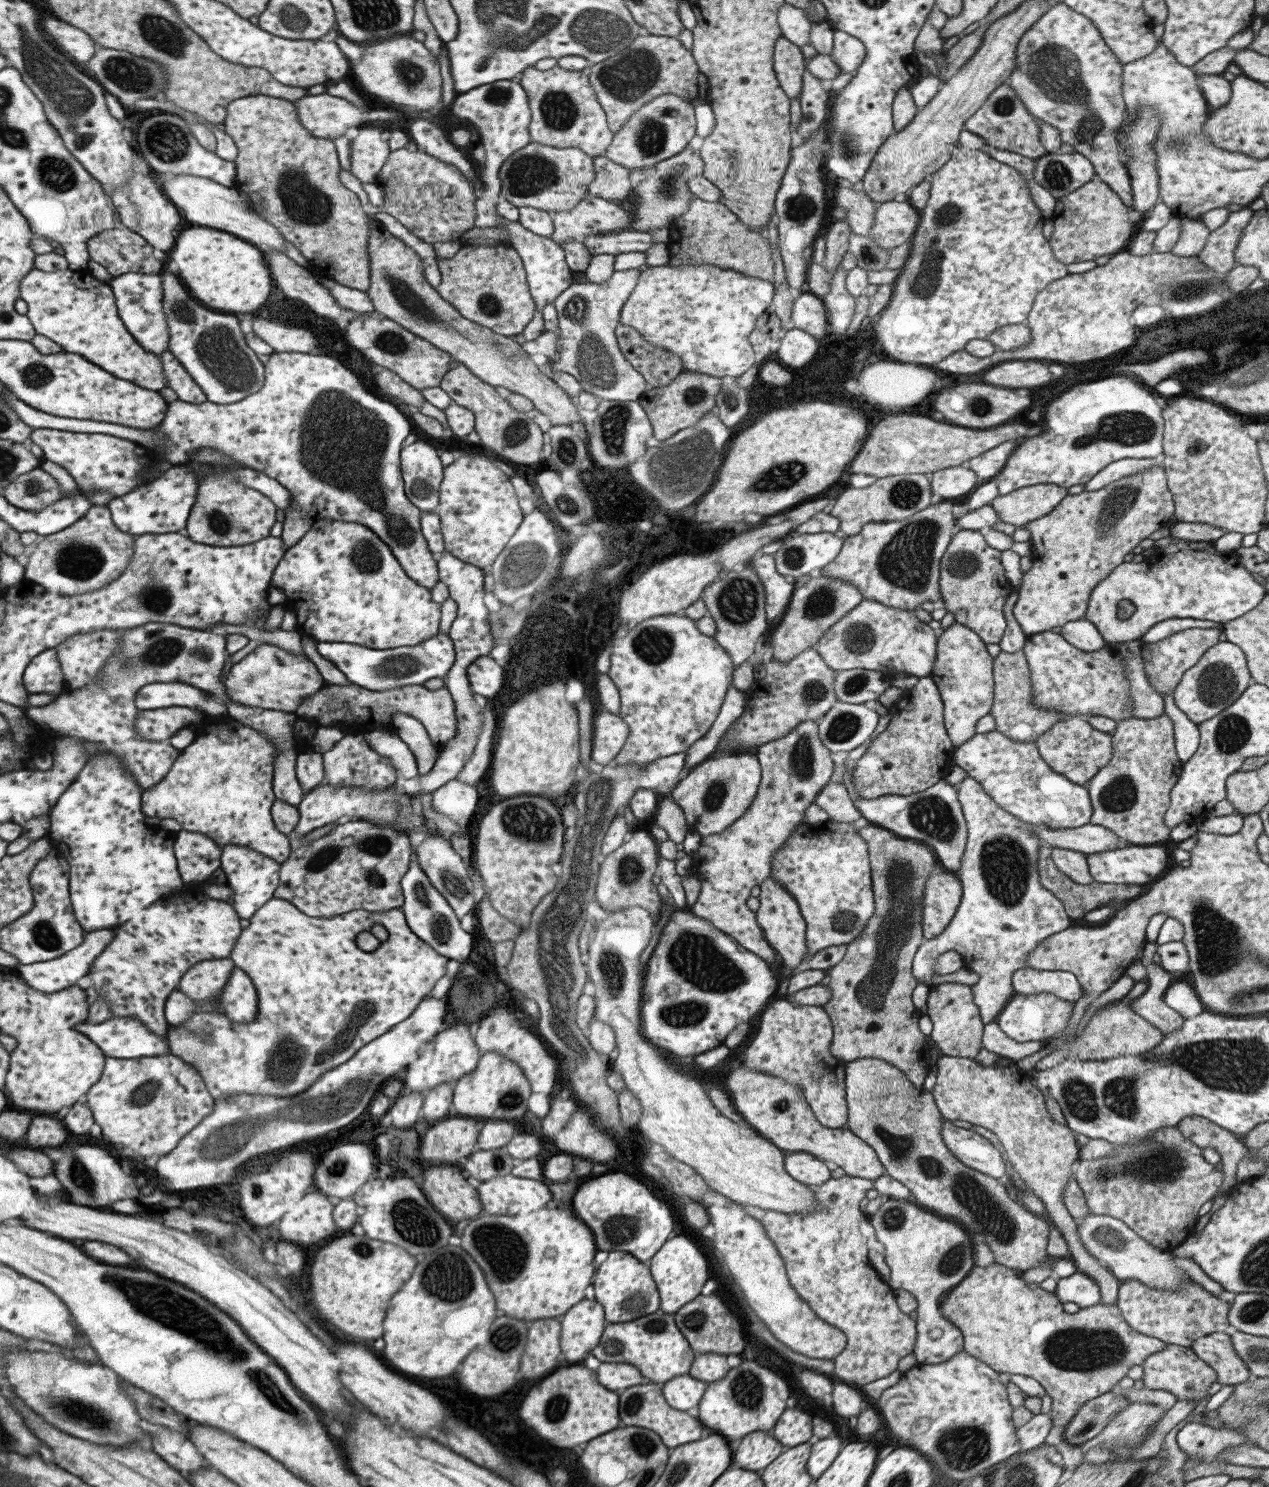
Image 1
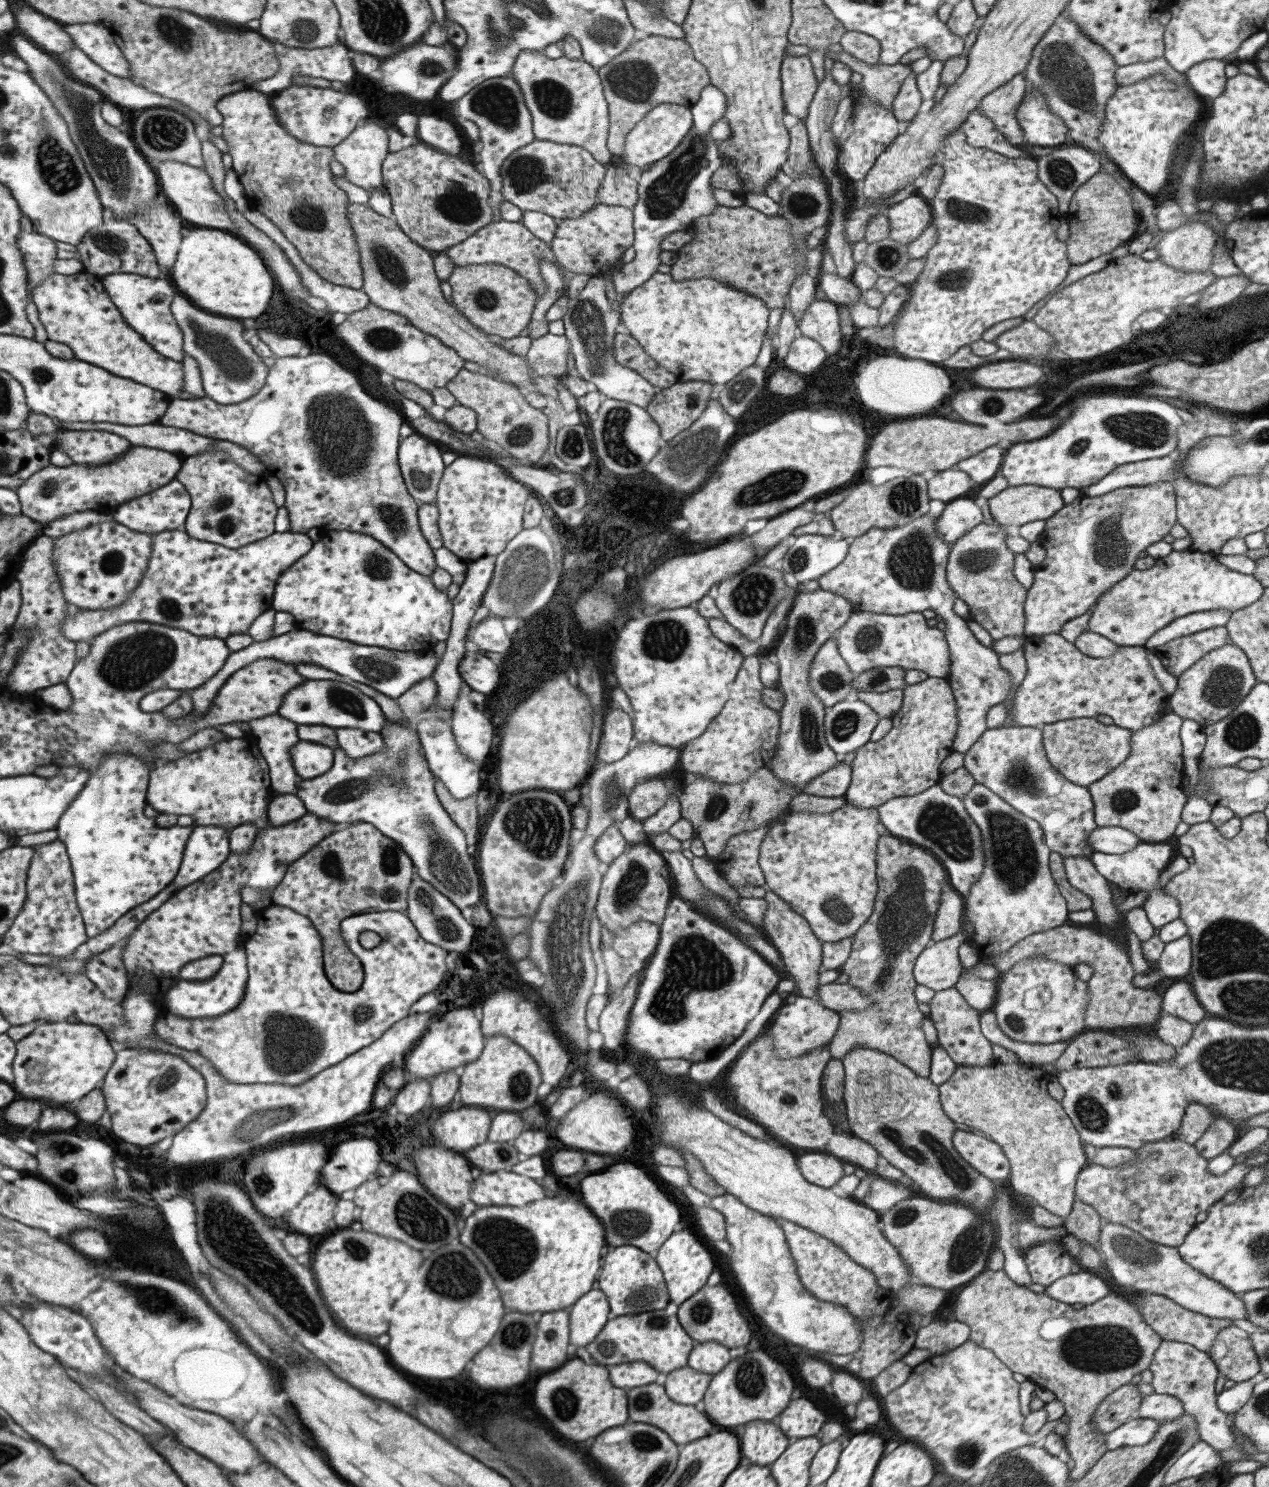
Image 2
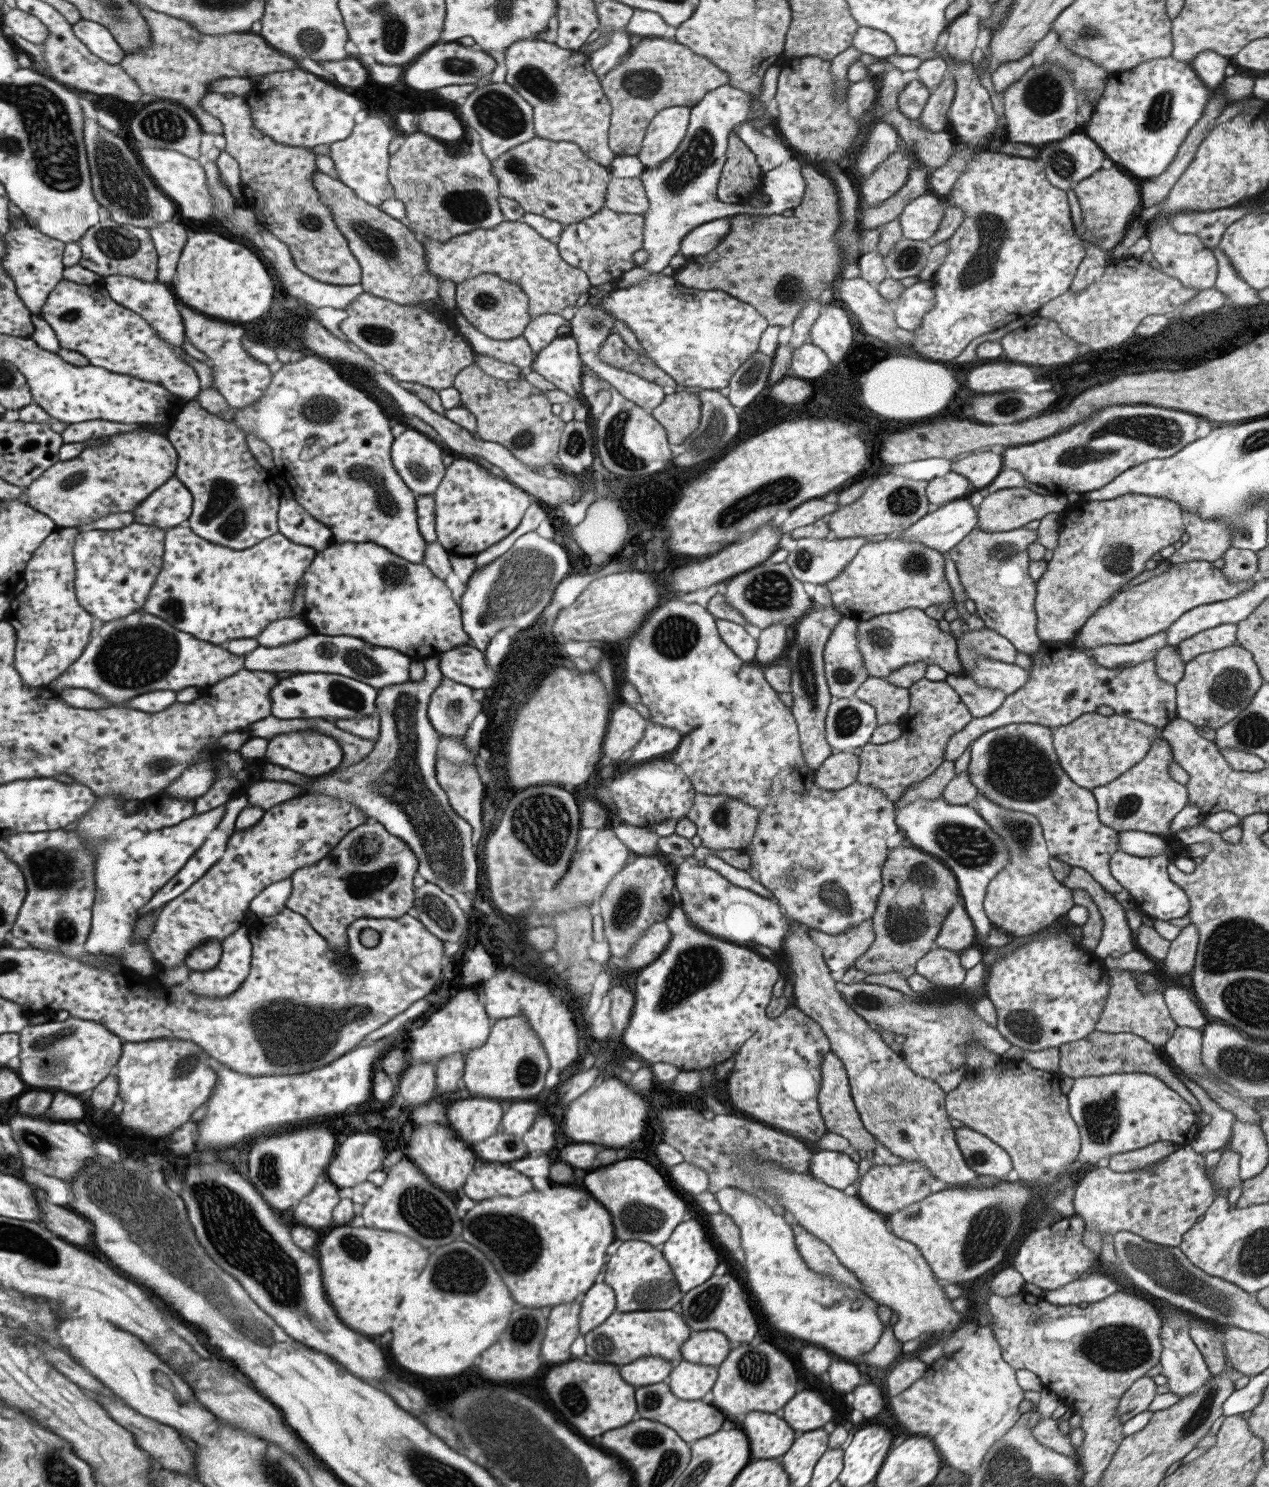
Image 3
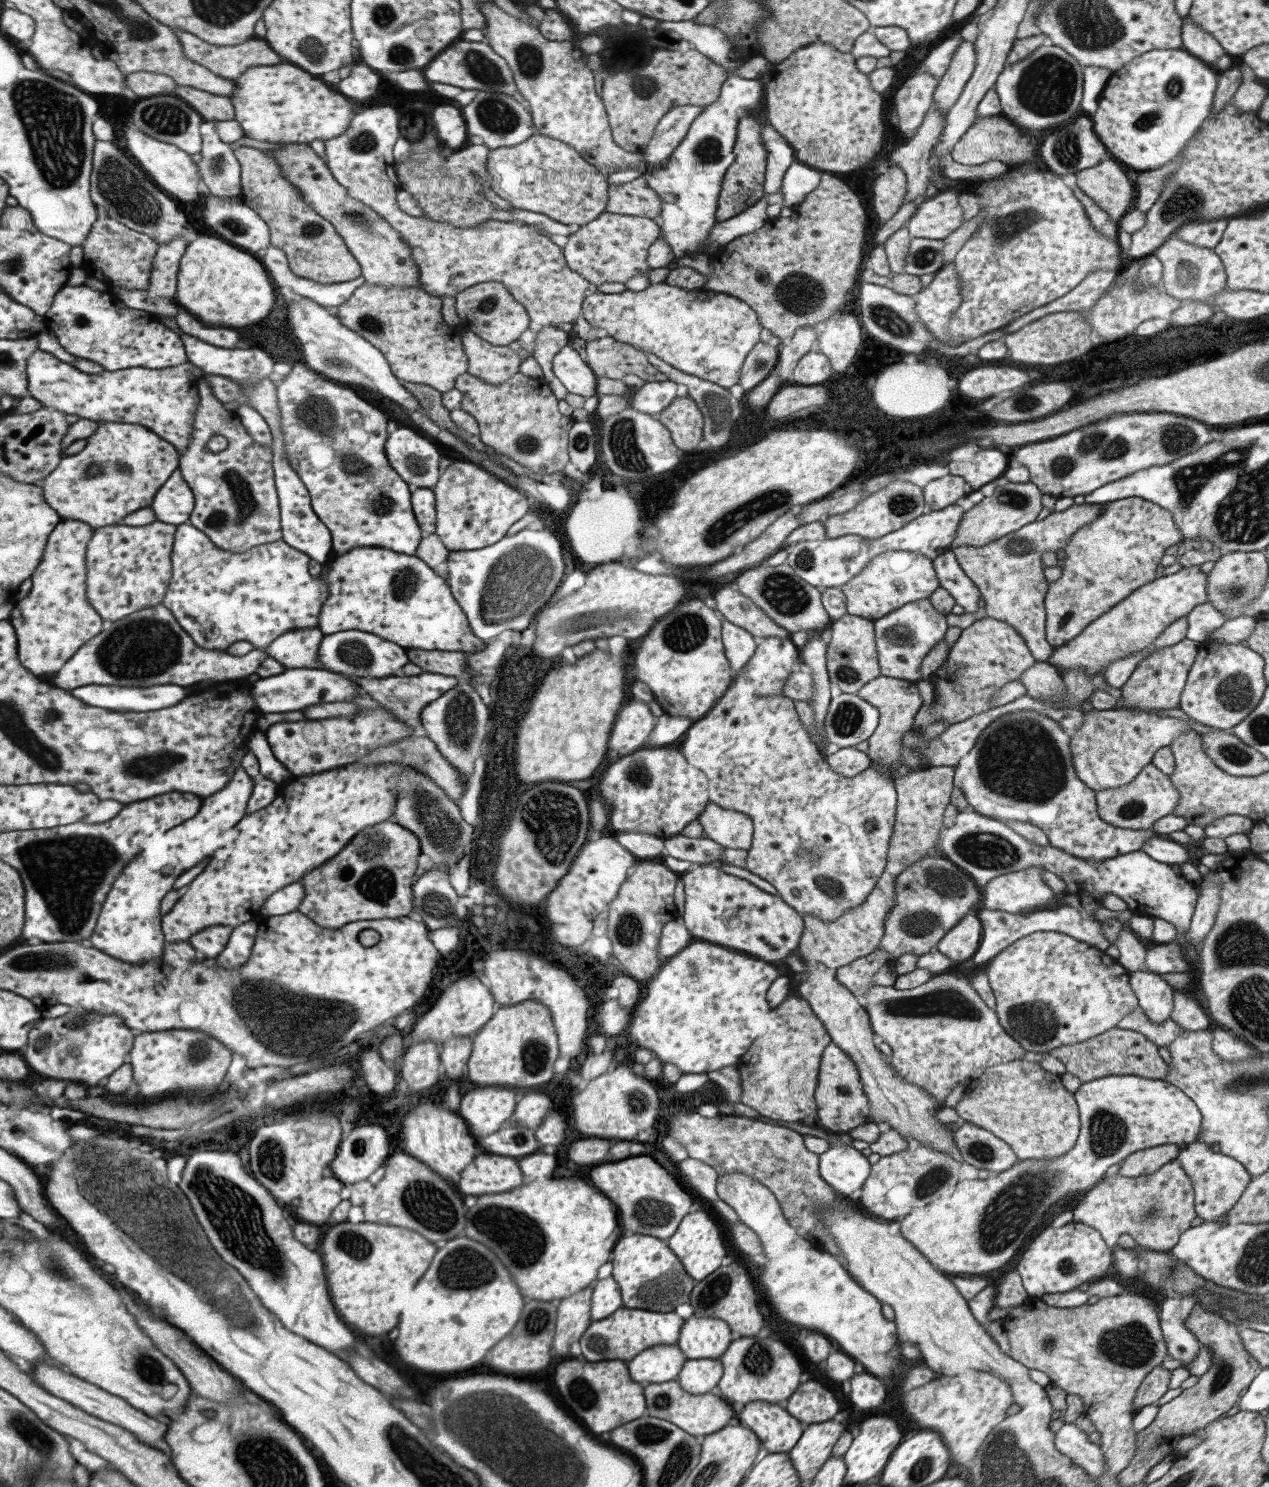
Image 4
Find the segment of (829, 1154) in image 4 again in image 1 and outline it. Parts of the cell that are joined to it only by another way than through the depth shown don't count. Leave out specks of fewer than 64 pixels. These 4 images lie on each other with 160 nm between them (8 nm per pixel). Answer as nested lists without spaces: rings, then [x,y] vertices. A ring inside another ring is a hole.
[[[803,1151],[785,1153],[784,1167],[789,1176],[806,1186],[819,1186],[831,1176],[822,1160],[817,1160],[813,1155]]]

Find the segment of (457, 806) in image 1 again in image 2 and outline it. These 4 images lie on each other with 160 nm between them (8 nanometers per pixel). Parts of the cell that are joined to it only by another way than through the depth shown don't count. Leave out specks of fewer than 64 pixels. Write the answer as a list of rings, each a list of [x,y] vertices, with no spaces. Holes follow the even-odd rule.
[[[431,716],[417,723],[416,728],[428,767],[434,774],[435,779],[442,780],[445,788],[454,799],[464,799],[466,796],[477,794],[479,788],[477,773],[480,765],[460,753],[451,730],[451,723]]]

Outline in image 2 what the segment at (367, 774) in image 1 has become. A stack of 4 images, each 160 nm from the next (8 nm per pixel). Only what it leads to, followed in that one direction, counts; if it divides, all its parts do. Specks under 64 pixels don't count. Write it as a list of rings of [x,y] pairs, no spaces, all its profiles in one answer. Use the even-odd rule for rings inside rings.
[[[338,728],[336,731],[341,748],[345,749],[351,758],[358,759],[378,753],[384,747],[378,732],[367,732],[360,728]]]

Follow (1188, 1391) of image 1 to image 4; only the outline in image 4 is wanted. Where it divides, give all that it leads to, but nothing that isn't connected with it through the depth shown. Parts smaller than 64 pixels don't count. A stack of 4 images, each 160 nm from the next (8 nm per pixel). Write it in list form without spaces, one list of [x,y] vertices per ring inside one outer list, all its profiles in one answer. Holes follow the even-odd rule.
[[[1175,1291],[1165,1297],[1157,1308],[1160,1331],[1171,1358],[1181,1360],[1181,1367],[1188,1370],[1188,1364],[1200,1349],[1197,1339],[1186,1329],[1185,1317],[1197,1302],[1195,1295],[1180,1295]]]

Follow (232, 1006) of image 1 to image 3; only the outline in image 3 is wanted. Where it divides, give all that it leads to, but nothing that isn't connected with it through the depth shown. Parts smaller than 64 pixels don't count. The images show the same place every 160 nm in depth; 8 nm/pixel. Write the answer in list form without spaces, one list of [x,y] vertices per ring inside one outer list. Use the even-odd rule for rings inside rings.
[[[245,926],[228,936],[223,942],[224,953],[220,964],[213,970],[190,972],[186,980],[192,984],[191,992],[203,998],[227,998],[237,992],[252,971],[251,930]]]

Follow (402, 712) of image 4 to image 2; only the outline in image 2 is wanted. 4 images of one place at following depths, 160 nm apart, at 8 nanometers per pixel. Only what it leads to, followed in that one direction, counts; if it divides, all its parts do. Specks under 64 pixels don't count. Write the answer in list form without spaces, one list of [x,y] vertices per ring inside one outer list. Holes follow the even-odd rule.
[[[390,722],[387,729],[381,729],[380,735],[384,747],[378,753],[368,754],[354,759],[341,746],[333,748],[336,757],[331,770],[314,779],[305,777],[298,780],[297,795],[305,803],[306,809],[317,816],[333,822],[371,823],[386,837],[396,841],[416,865],[420,879],[428,881],[443,896],[446,896],[459,910],[474,905],[481,898],[479,878],[473,857],[467,854],[465,835],[462,830],[444,812],[434,791],[434,774],[428,762],[421,756],[421,740],[417,728],[402,726]]]

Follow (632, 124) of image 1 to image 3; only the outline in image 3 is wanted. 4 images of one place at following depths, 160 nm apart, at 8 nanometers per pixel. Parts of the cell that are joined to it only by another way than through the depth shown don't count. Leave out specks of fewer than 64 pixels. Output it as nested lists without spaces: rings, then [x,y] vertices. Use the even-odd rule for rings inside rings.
[[[663,108],[650,120],[635,156],[647,169],[659,166],[681,143],[690,108]]]

